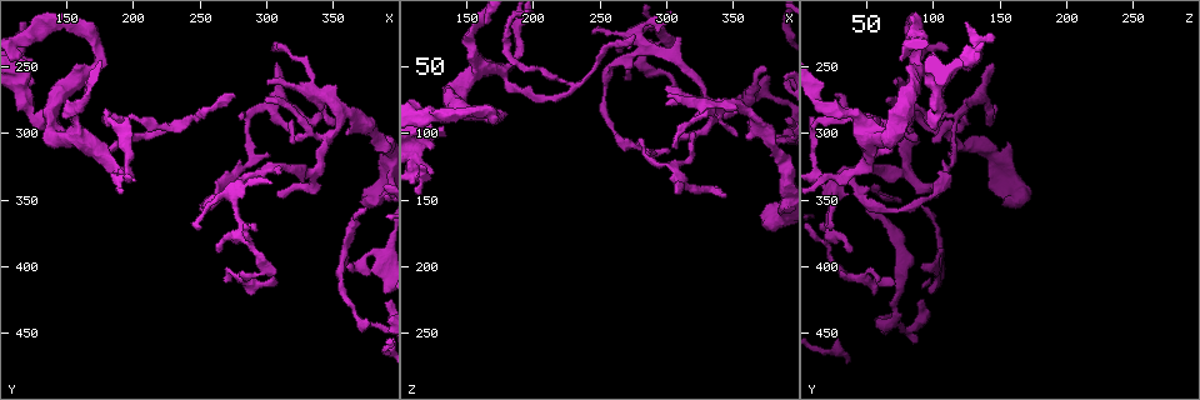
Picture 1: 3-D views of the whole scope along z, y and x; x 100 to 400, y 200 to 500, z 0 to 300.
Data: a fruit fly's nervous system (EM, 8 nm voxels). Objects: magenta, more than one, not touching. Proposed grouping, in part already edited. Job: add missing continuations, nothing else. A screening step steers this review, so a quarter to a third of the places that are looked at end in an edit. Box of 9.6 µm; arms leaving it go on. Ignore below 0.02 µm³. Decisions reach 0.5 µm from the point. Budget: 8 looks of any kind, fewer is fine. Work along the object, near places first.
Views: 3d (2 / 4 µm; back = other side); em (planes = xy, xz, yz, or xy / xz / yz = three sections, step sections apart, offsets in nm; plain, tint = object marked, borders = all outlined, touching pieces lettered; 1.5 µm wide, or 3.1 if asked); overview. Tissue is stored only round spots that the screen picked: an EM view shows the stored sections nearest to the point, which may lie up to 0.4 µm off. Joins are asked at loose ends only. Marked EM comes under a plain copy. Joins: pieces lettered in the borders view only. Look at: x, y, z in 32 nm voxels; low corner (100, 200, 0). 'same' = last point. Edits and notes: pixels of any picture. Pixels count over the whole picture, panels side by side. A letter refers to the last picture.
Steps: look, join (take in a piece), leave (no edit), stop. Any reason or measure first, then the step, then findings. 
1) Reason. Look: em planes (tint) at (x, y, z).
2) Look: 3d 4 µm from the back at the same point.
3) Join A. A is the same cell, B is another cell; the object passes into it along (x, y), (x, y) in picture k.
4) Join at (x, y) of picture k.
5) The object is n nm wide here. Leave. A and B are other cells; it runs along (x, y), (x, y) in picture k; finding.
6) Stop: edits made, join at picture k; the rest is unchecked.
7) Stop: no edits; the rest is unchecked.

An open end. Look: 3d 2 µm at (302, 262, 72).

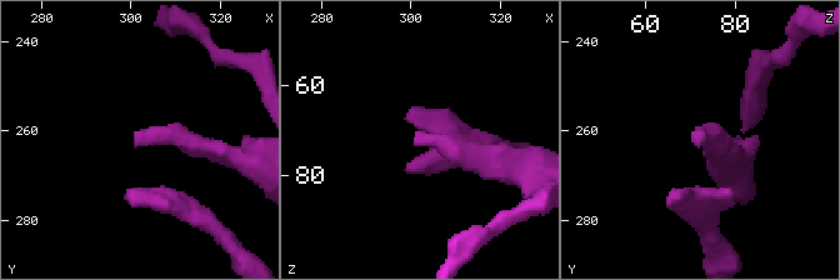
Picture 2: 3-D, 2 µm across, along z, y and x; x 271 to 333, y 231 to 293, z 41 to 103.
Look: em planes (borders) at (301, 262, 73).

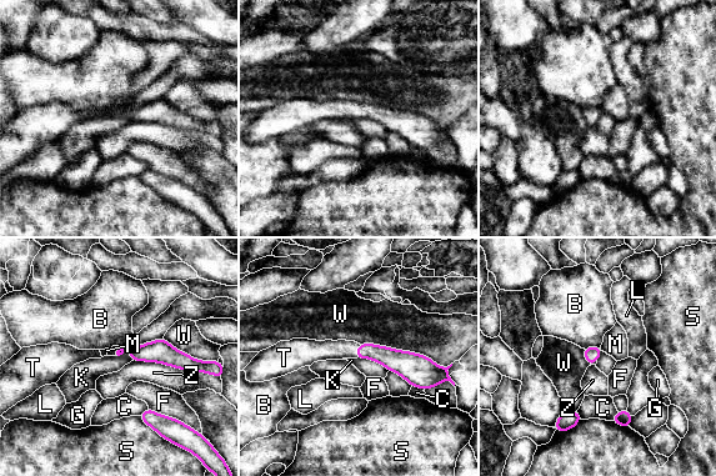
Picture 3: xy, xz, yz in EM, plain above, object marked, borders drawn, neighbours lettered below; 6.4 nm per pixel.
The object is 100 nm wide here. Join T. T is the same cell, B, C, F, G, K, L, M, S, W and Z are other cells; the object passes into it along (394, 360), (356, 351), (325, 350) in picture 3; the neuron continues.

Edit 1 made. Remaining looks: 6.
Free end. Look: em planes (borders) at (278, 272, 26).

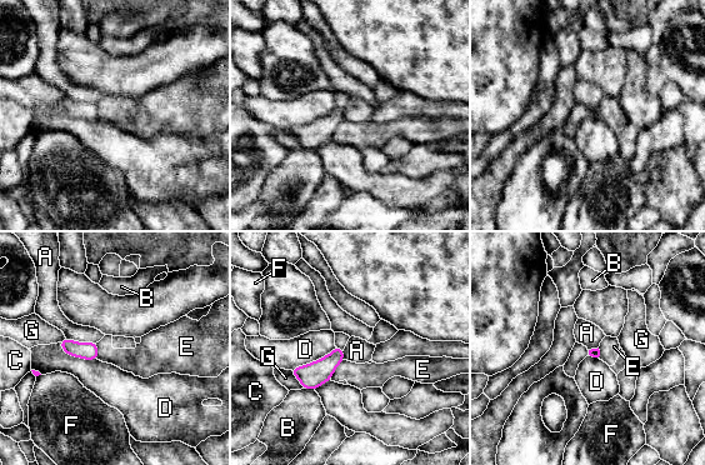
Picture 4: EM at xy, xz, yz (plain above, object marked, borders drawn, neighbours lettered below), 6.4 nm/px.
Leave. A, B, C, D, E, F and G are other cells; a border runs along (65, 336), (76, 341), (95, 343) in picture 4; no lettered piece goes on from it.

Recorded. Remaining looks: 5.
Look: 3d 4 µm at (376, 358, 52).

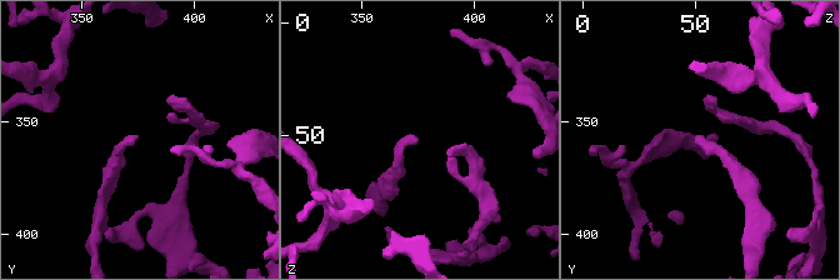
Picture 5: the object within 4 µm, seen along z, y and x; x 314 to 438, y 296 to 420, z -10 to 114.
Need the tissue. Look: em planes (borders) at (376, 357, 51).

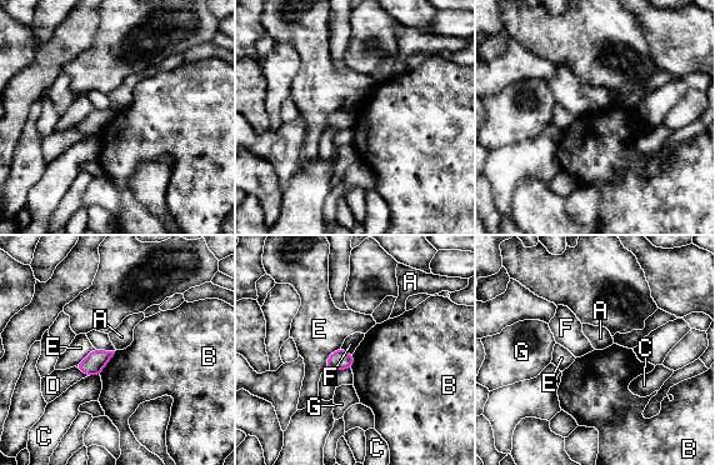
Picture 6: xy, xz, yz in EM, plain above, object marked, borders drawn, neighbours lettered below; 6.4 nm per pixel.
The object is 120 nm wide here. Leave. A, B, C, D, E, F and G are other cells; a border runs along (115, 351), (99, 374) in picture 6; no lettered piece goes on from it.

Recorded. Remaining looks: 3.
Stop: edits made, join at picture 3; the rest is unchecked.

